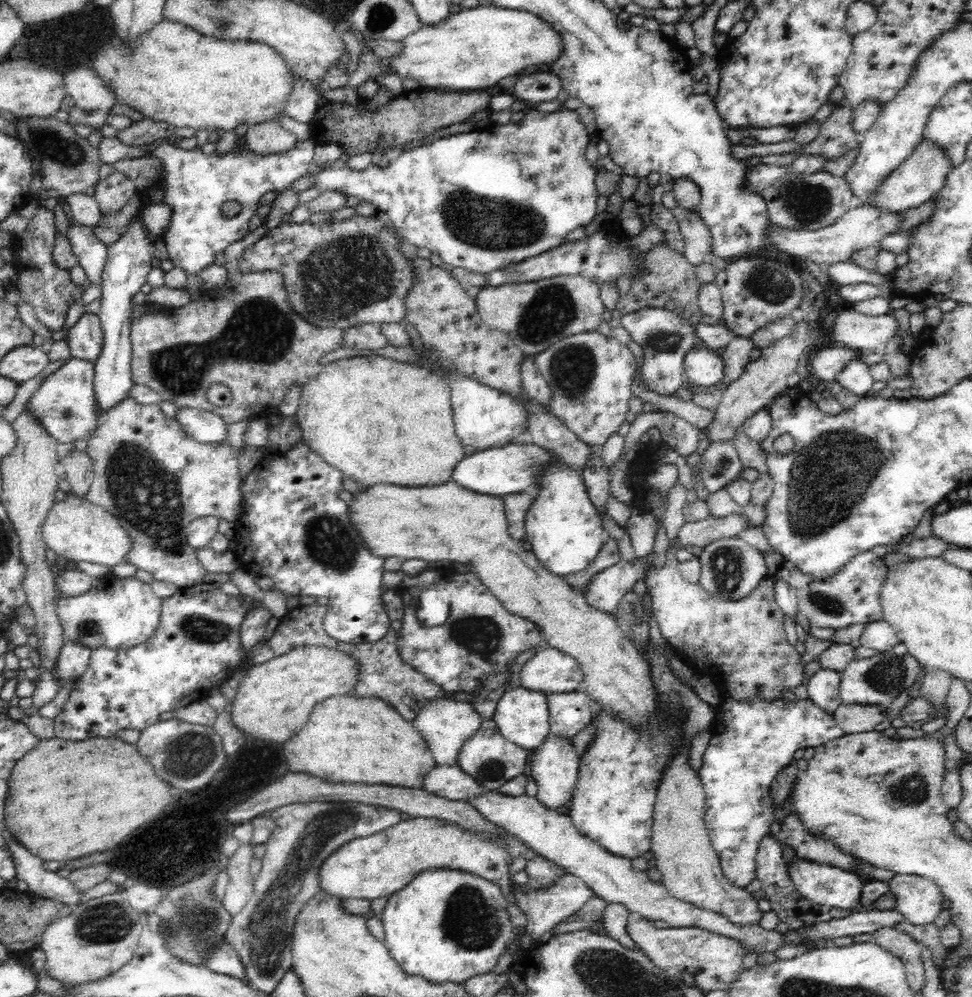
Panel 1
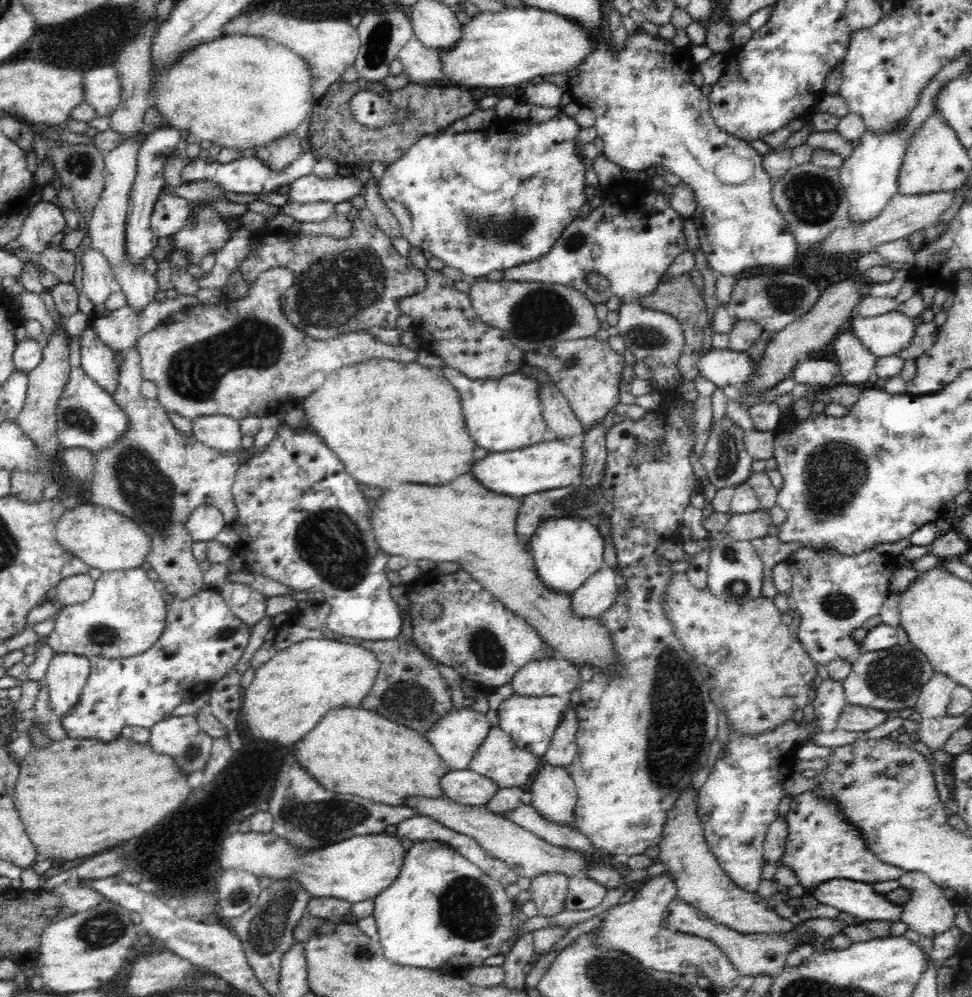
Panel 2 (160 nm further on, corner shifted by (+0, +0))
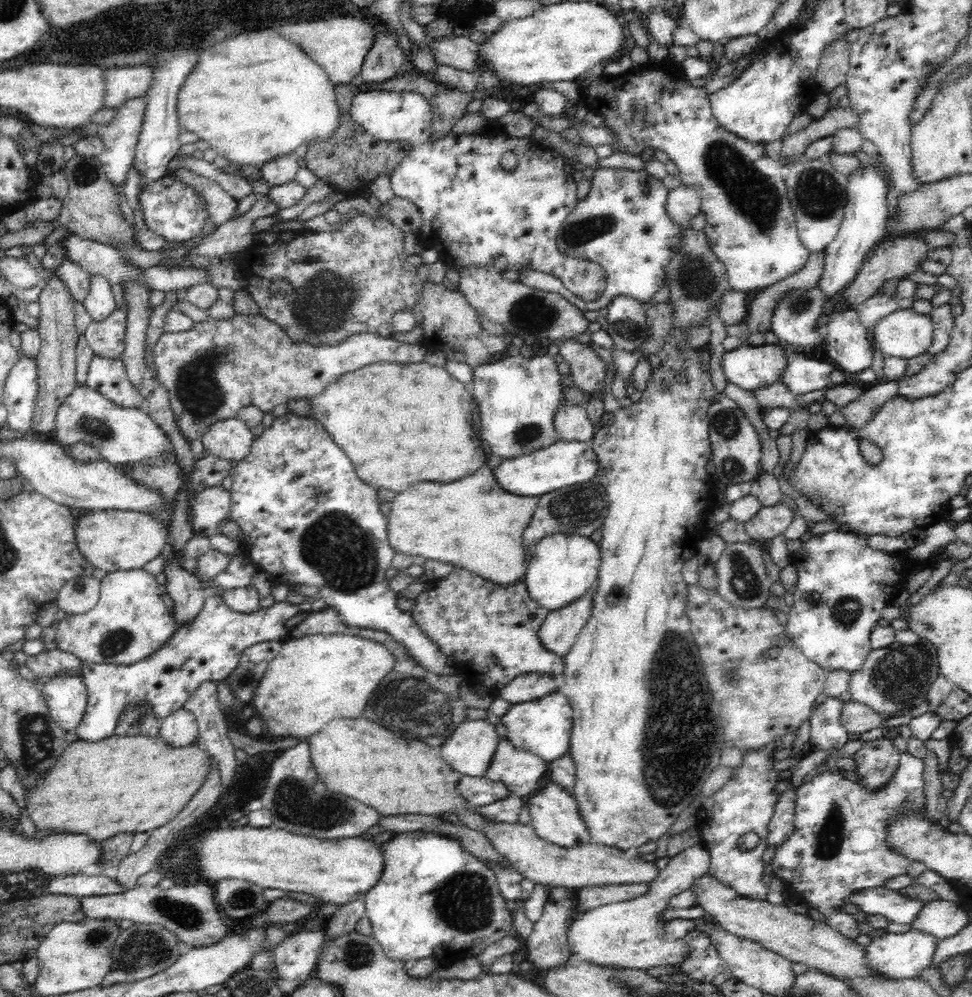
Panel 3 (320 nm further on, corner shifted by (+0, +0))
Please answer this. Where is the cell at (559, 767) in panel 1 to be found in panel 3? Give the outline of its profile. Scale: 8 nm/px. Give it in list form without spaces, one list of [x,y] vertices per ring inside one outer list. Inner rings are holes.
[[[554,781],[547,782],[545,788],[526,798],[527,808],[531,816],[531,825],[536,836],[562,848],[574,848],[592,842],[591,836],[584,824],[574,794],[560,788]]]

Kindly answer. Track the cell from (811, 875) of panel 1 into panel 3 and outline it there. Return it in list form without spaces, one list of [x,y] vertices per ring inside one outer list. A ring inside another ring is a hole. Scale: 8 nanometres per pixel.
[[[884,885],[854,892],[844,902],[858,906],[865,916],[880,914],[896,924],[912,924],[924,906],[924,901],[906,897]]]

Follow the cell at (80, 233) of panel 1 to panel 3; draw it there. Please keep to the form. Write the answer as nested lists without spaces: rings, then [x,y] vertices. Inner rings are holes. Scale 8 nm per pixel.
[[[90,276],[90,290],[83,300],[88,314],[92,320],[100,322],[106,320],[112,312],[119,310],[116,305],[116,298],[110,290],[113,284],[101,276]]]

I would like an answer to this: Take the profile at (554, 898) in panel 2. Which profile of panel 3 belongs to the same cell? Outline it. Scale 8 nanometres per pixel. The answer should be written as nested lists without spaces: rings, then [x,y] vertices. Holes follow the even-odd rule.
[[[548,886],[548,902],[544,906],[544,914],[538,922],[534,922],[532,932],[524,944],[526,960],[536,967],[536,972],[546,972],[546,970],[564,966],[571,954],[567,941],[567,930],[570,923],[570,912],[573,909],[574,894],[574,889],[564,886]]]

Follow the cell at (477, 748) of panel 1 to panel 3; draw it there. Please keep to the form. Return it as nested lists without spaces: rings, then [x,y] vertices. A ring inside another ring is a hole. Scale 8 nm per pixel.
[[[502,737],[498,740],[494,758],[492,758],[488,770],[484,772],[484,776],[494,782],[504,783],[508,790],[516,796],[528,798],[540,790],[538,784],[542,784],[546,780],[548,772],[549,768],[546,761],[532,753],[515,747],[506,737]]]

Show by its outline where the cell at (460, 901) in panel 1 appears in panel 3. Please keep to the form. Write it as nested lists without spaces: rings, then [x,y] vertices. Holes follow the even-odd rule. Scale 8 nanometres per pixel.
[[[416,830],[416,832],[394,835],[389,841],[379,844],[379,849],[382,851],[382,859],[384,859],[382,874],[374,883],[374,886],[371,886],[370,890],[366,891],[363,901],[366,907],[365,915],[370,919],[373,928],[371,937],[376,939],[376,942],[383,948],[388,958],[412,963],[428,956],[437,958],[437,961],[440,961],[442,957],[455,959],[461,954],[473,956],[475,953],[480,954],[490,944],[504,938],[513,928],[513,915],[510,915],[510,911],[506,908],[507,900],[502,896],[496,873],[490,867],[485,866],[478,858],[475,858],[471,852],[468,852],[460,844],[460,841],[448,836],[437,835],[432,831],[420,832],[420,830]]]

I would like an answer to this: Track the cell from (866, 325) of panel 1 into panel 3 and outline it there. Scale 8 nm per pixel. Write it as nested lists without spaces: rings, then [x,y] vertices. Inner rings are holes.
[[[899,308],[878,320],[873,333],[884,357],[909,359],[928,350],[934,338],[934,323],[930,315]]]

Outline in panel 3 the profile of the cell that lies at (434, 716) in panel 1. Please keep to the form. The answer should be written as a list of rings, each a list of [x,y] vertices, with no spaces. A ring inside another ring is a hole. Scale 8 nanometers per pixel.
[[[468,720],[462,722],[439,749],[444,760],[463,776],[484,777],[498,740],[496,725],[487,720]]]

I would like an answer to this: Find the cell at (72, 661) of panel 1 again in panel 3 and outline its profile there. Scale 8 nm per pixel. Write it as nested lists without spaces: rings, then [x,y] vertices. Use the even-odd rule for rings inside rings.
[[[80,670],[78,674],[60,674],[56,678],[50,678],[43,685],[42,696],[46,701],[50,717],[62,731],[76,731],[86,715],[87,706],[87,686],[83,681],[83,675]]]

